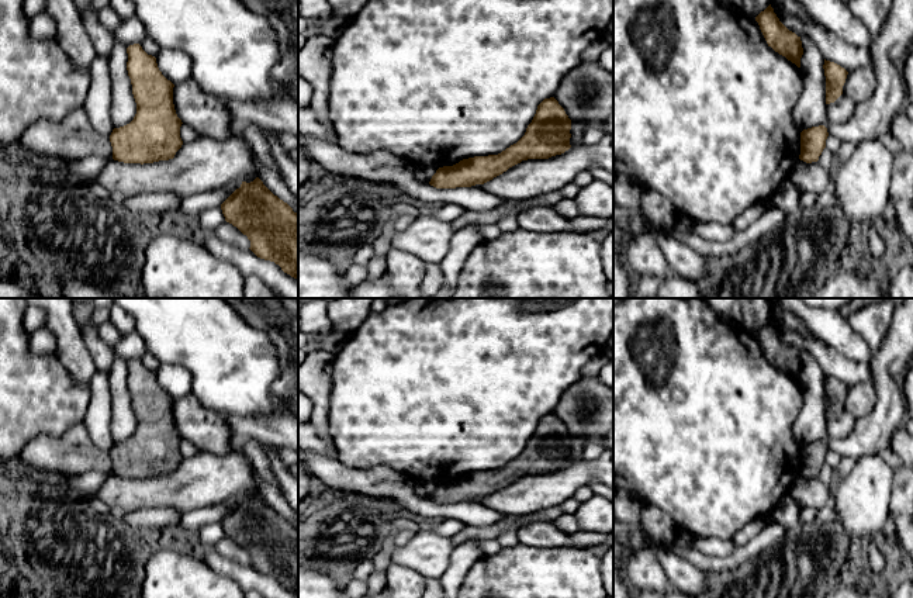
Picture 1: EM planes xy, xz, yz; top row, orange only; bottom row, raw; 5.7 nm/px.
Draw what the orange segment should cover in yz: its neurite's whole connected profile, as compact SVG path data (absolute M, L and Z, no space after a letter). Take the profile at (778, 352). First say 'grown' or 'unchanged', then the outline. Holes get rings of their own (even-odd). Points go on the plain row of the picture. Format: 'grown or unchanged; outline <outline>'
unchanged; outline M771 319L755 332L755 336L768 362L800 383L800 373L803 370L800 352L779 336Z

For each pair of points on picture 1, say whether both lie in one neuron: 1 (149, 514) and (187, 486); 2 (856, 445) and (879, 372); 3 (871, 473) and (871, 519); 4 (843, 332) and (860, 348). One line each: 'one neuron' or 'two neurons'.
1: two neurons
2: one neuron
3: one neuron
4: one neuron

